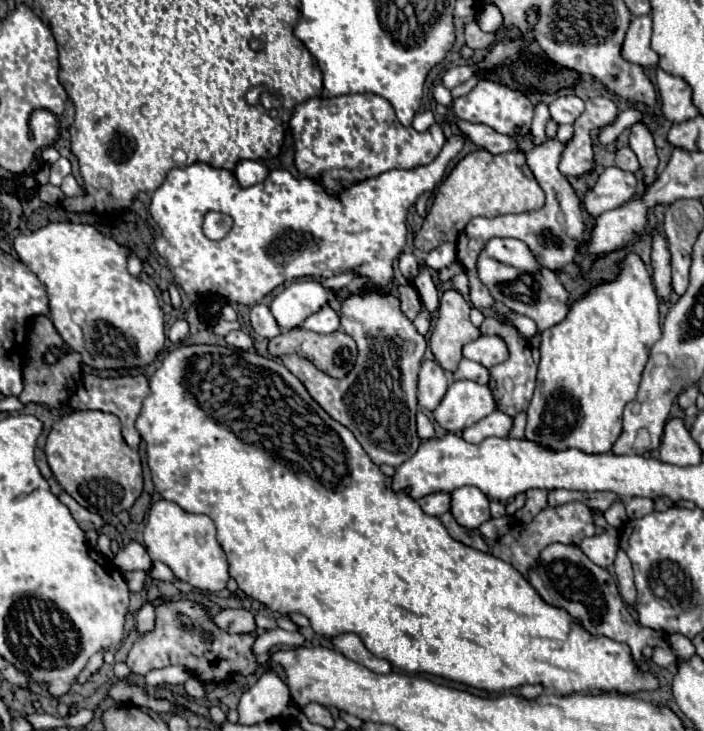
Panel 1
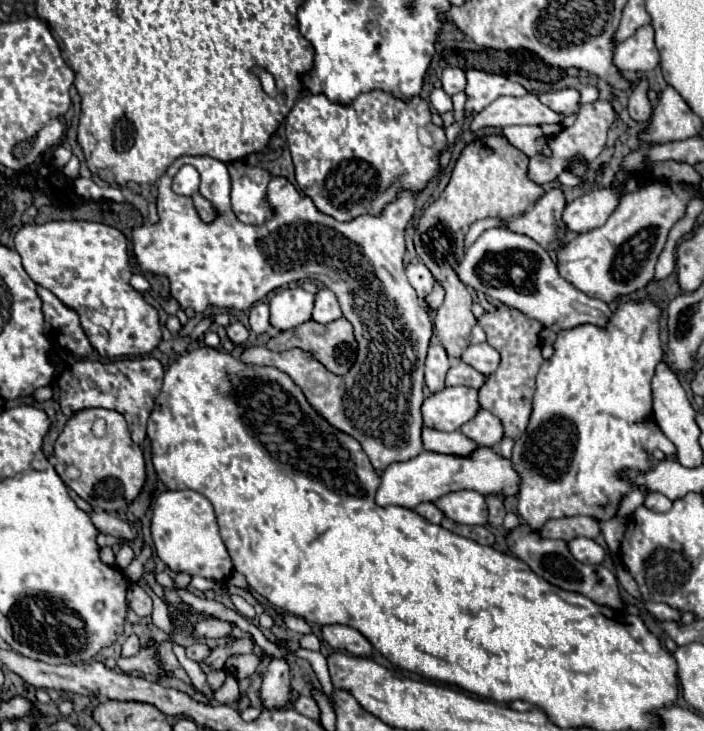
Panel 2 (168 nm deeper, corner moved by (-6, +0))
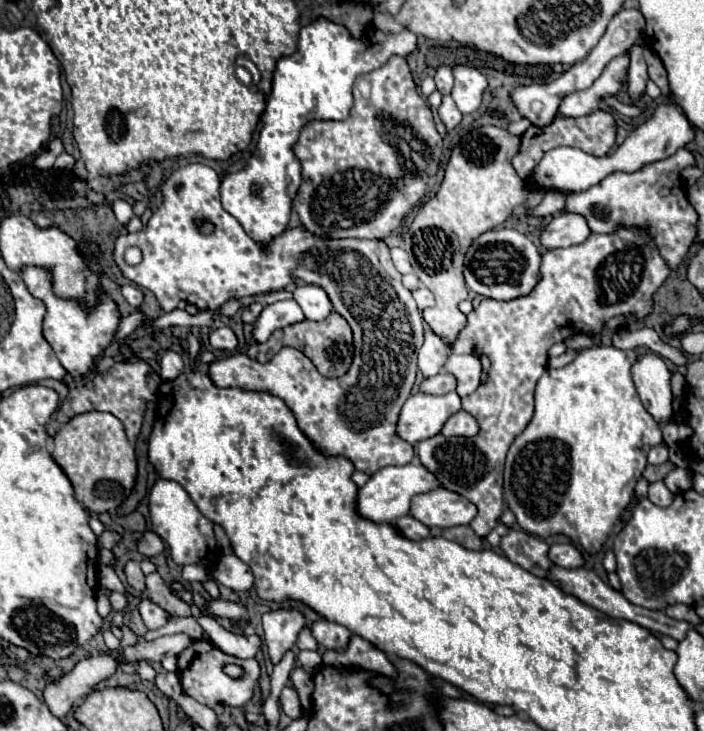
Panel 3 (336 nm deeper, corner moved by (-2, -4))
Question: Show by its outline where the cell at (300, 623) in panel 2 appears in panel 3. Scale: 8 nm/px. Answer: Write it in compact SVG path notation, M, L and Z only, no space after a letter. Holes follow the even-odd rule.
M303 628L303 632L297 638L297 646L299 646L299 650L317 650L317 640L311 636L311 632L307 628Z

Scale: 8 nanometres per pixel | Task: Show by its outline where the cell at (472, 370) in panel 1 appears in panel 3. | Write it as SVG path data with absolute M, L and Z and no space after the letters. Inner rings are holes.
M439 372L431 378L423 378L423 382L419 384L419 390L423 394L437 394L437 396L451 392L453 388L455 388L455 378L447 376L445 372Z

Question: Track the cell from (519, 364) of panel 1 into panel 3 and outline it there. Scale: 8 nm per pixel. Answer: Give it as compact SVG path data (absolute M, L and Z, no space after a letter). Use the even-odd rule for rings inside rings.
M621 228L615 234L591 234L585 242L571 248L545 252L541 260L541 280L531 290L531 294L507 302L483 298L481 304L471 314L467 314L467 326L459 332L459 336L451 342L449 348L453 354L485 354L491 360L487 380L479 384L479 388L473 394L463 398L463 410L475 416L479 432L473 438L433 436L417 444L417 452L421 452L421 464L431 474L435 474L435 478L445 490L455 492L477 506L477 516L469 524L477 536L485 538L497 526L499 516L503 514L505 456L511 442L525 430L533 416L535 384L545 372L547 350L553 344L563 342L573 334L579 334L579 328L575 328L577 322L583 322L583 334L597 336L603 324L613 316L625 316L625 324L647 318L653 312L653 294L665 282L667 276L669 268L667 264L663 264L663 258L659 256L659 250L655 248L651 236L647 236L647 232L643 230Z

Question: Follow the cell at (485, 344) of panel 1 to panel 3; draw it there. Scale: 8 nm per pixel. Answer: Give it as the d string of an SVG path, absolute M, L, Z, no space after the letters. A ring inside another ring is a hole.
M449 354L447 362L443 366L443 372L455 376L455 380L457 380L455 392L461 398L475 392L475 388L481 382L481 362L479 362L479 358L469 356L469 354L463 354L463 356Z

